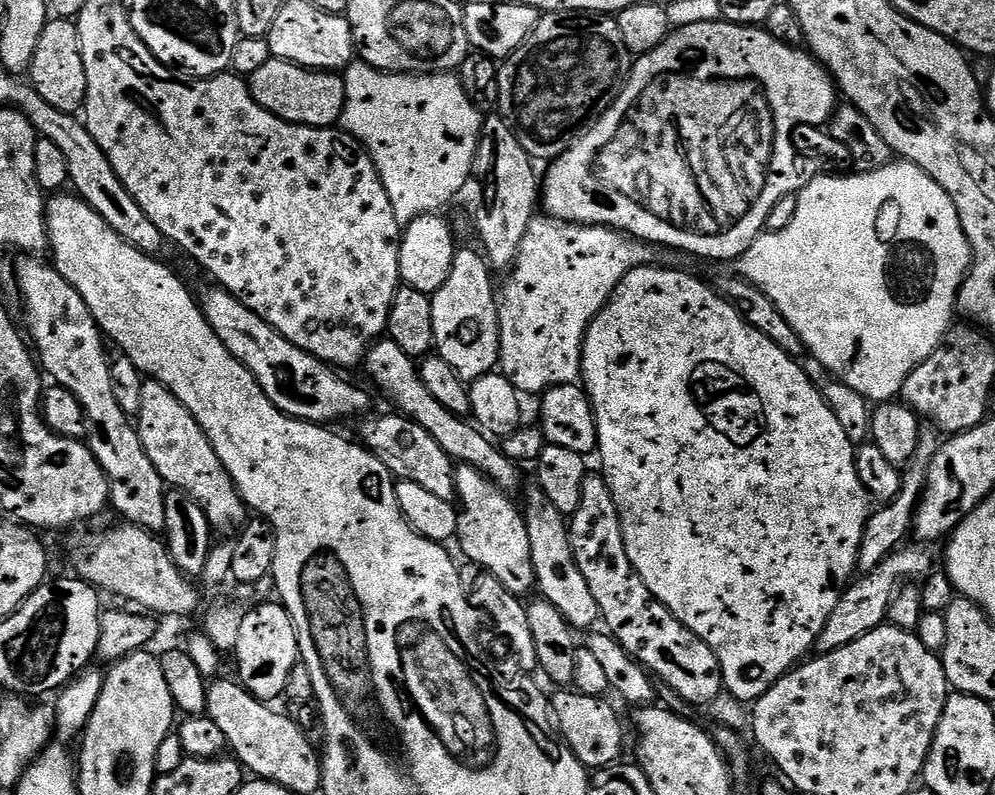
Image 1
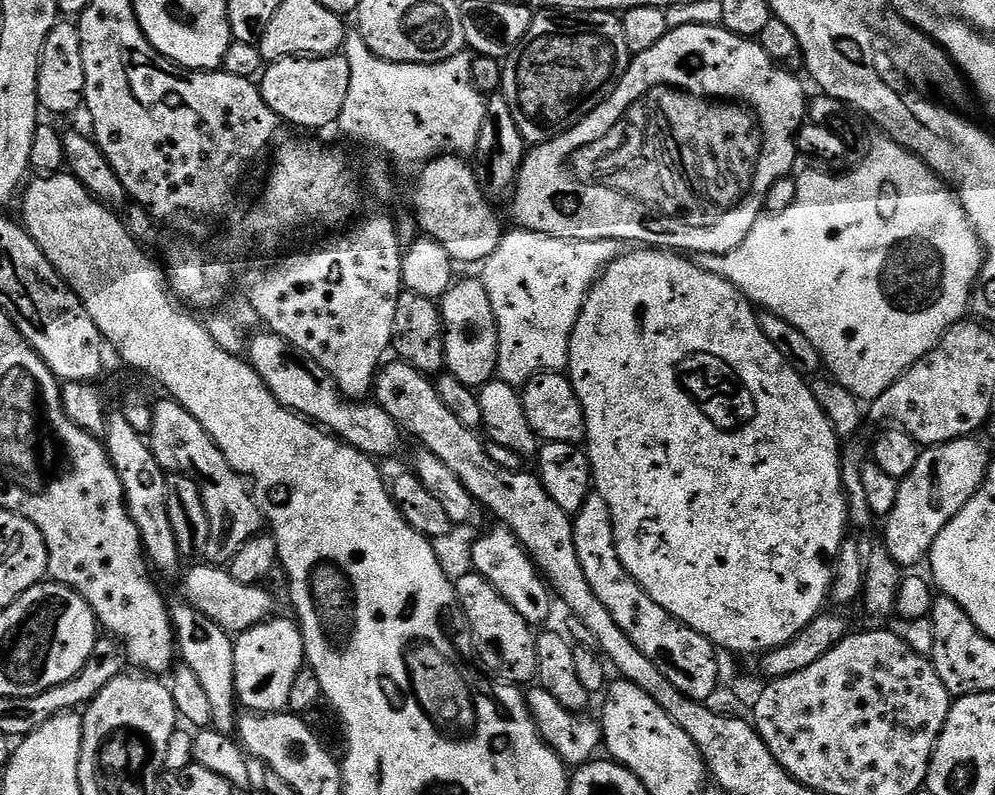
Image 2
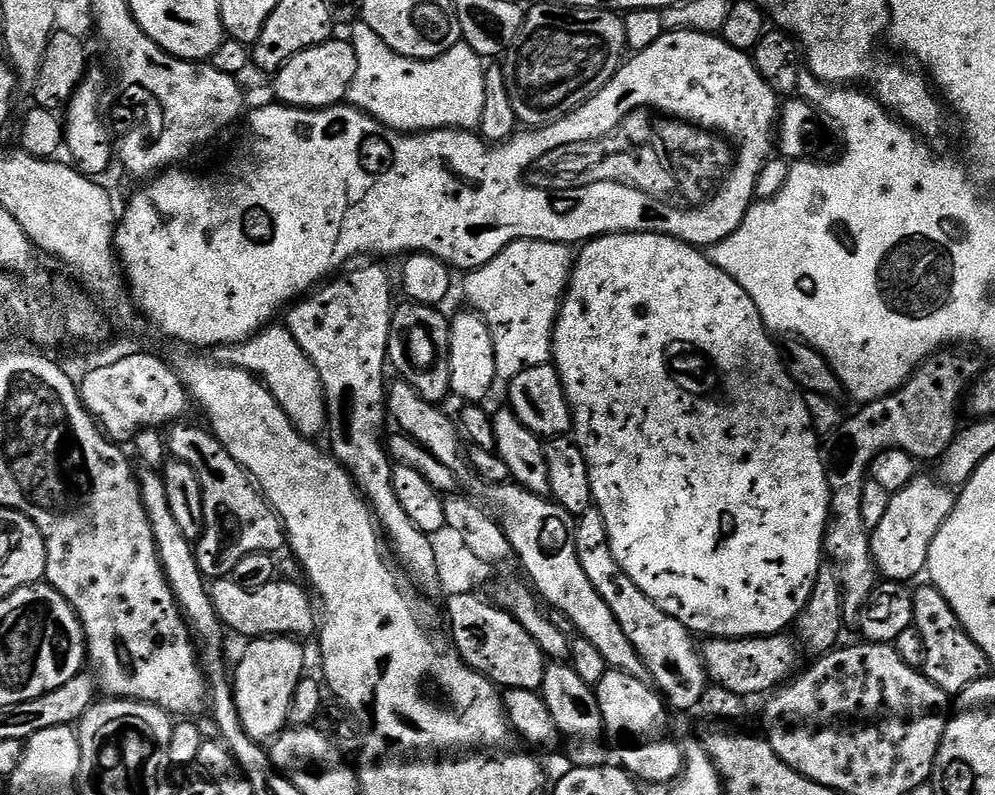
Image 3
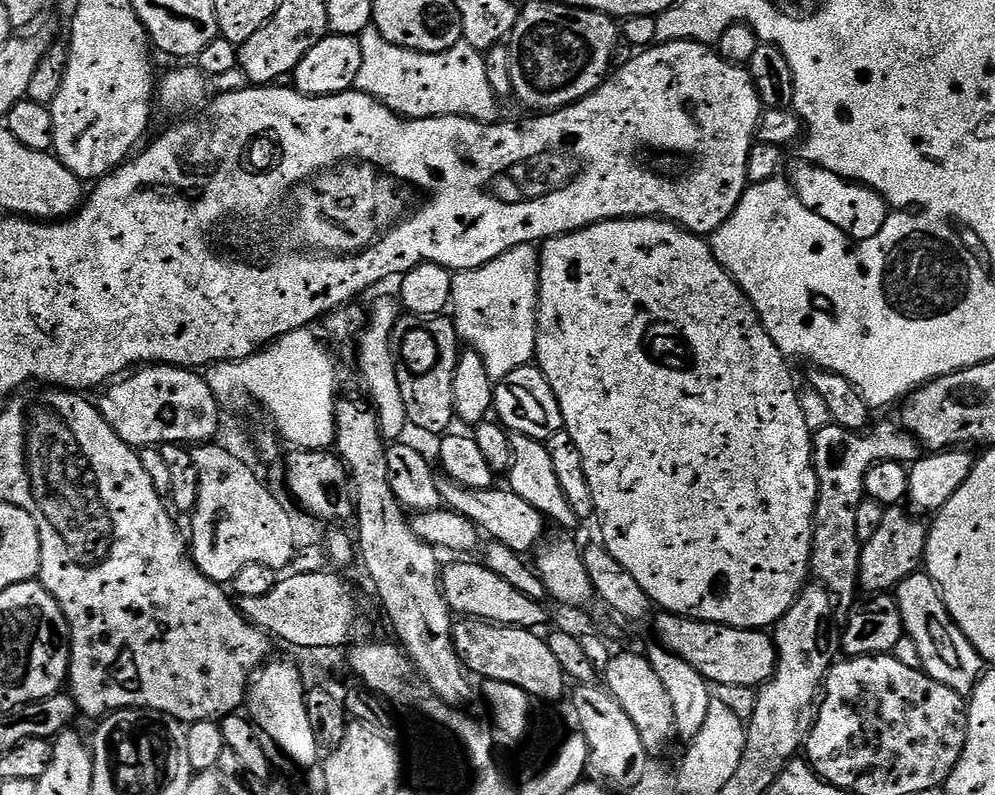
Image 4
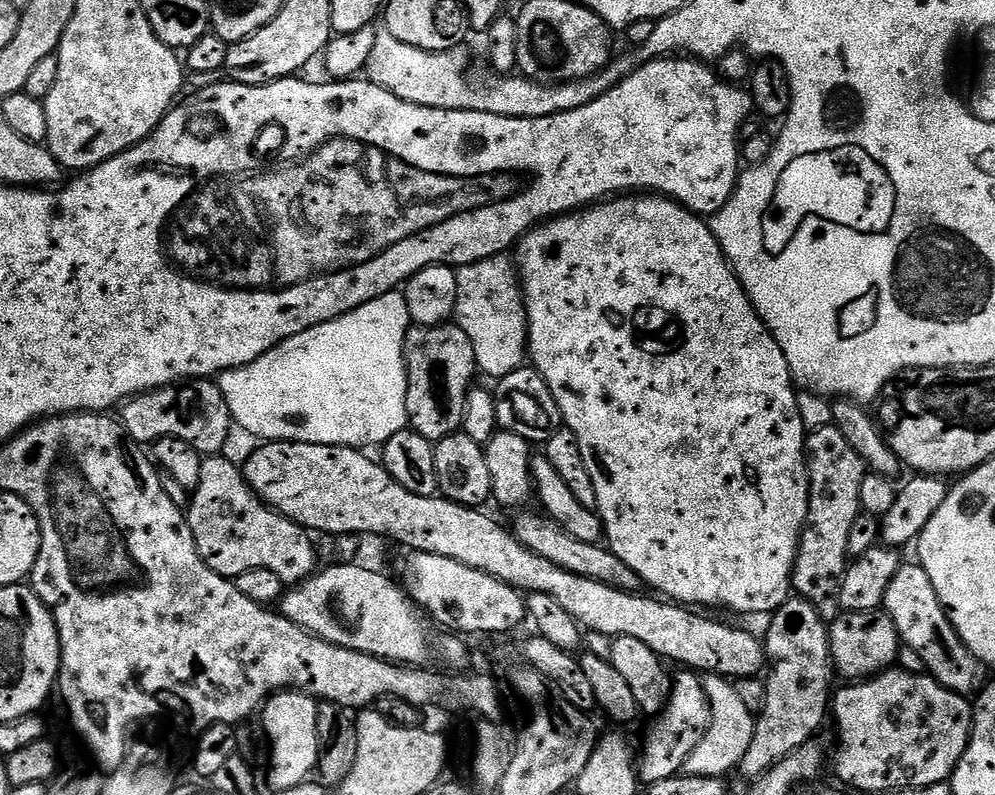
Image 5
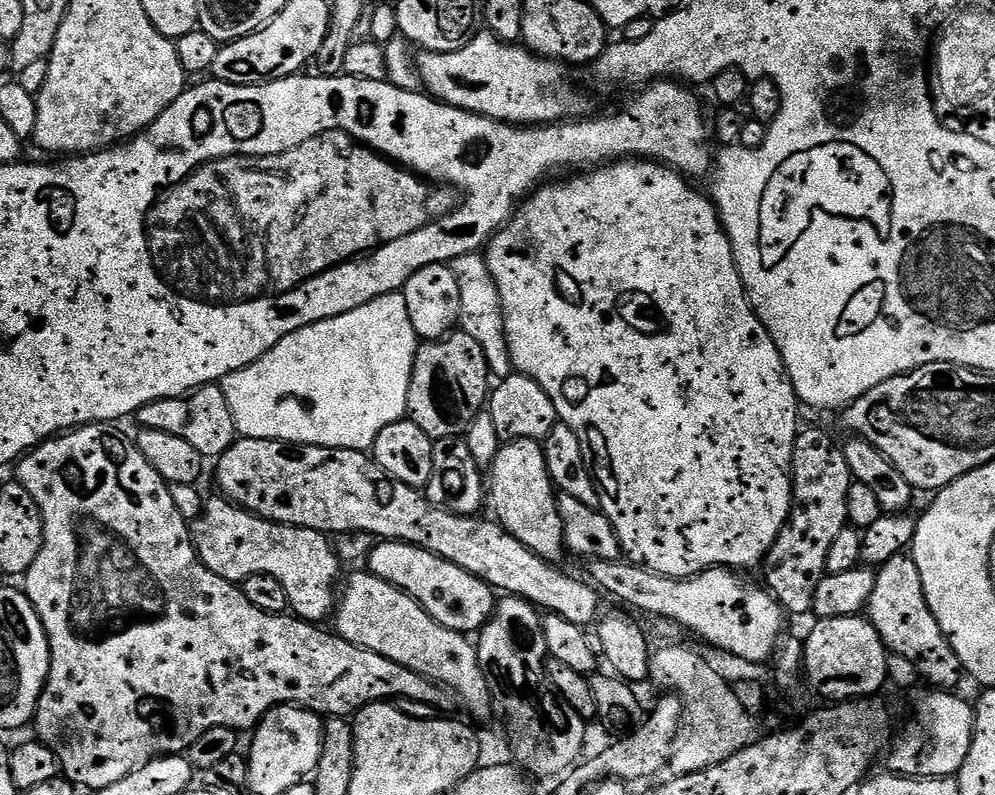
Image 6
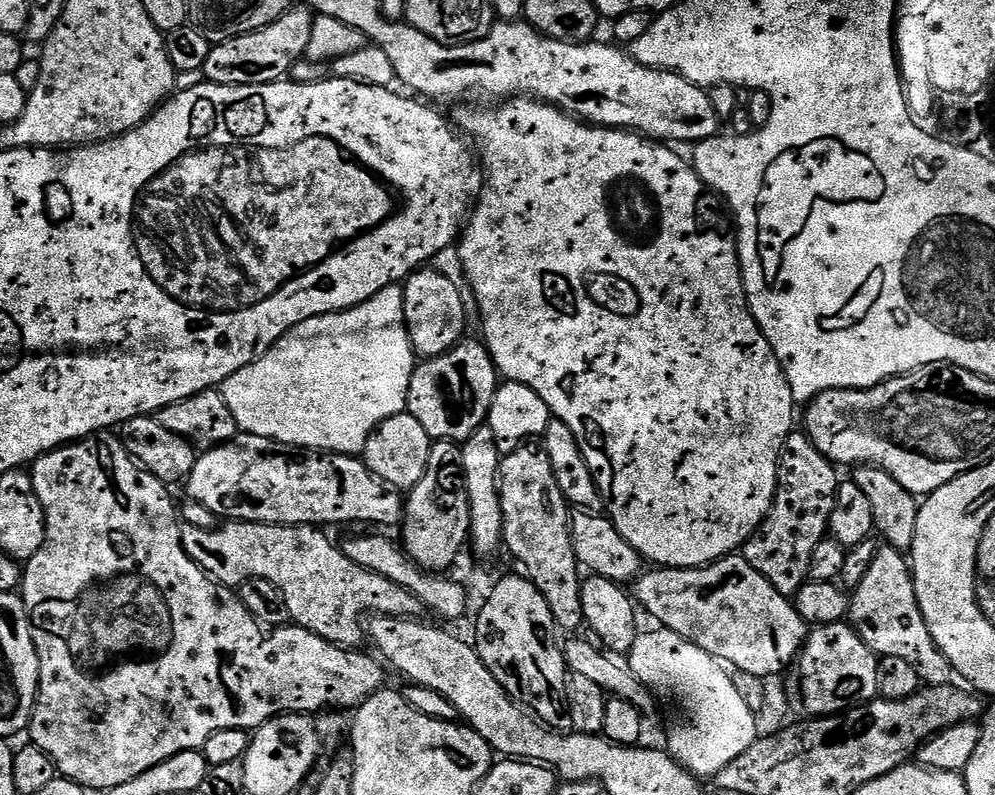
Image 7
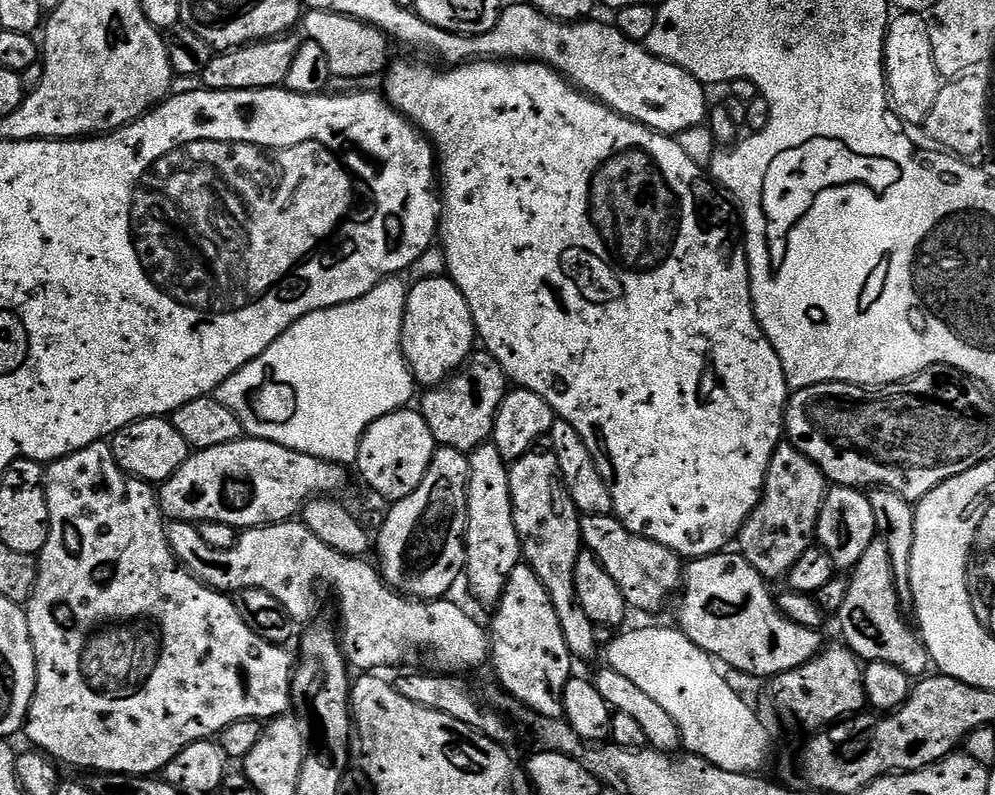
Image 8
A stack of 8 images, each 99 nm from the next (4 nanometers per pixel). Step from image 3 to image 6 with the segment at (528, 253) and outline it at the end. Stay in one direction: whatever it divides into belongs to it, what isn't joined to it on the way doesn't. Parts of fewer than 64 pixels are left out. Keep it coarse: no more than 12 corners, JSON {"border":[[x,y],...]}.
{"border":[[483,255],[454,258],[459,327],[497,381],[513,375],[496,283]]}

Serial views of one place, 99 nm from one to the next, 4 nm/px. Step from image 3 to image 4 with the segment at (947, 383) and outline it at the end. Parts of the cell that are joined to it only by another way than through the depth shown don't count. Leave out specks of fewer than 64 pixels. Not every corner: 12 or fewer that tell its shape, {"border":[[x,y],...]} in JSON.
{"border":[[878,420],[812,437],[818,498],[810,572],[837,605],[857,599],[854,514],[878,460],[915,462],[920,441]]}

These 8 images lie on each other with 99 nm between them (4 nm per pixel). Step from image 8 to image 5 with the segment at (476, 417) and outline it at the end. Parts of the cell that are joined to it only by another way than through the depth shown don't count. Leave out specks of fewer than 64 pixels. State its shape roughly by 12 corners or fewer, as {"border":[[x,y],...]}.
{"border":[[457,324],[409,327],[408,428],[461,431],[478,376]]}

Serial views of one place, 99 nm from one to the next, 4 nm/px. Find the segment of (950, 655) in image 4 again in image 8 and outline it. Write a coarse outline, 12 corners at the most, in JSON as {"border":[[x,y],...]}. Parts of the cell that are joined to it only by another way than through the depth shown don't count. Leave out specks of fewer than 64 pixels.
{"border":[[886,542],[851,569],[838,620],[861,661],[929,671]]}

